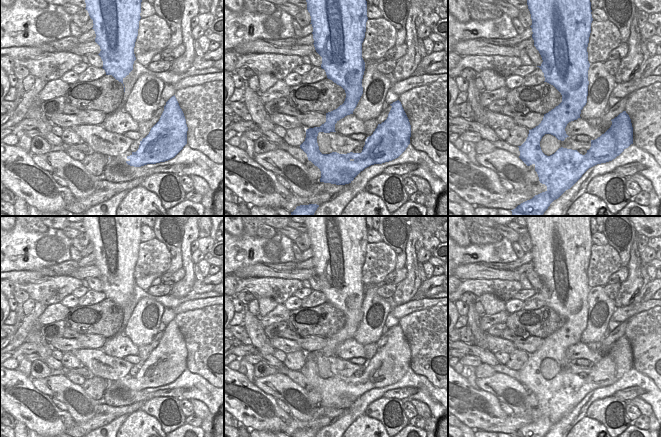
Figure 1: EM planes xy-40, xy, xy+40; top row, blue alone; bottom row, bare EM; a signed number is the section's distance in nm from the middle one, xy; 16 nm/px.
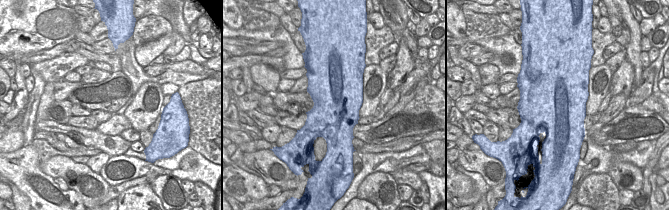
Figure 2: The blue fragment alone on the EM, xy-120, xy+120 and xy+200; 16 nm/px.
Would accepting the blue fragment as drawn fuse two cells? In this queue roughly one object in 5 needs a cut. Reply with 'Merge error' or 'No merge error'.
No merge error.

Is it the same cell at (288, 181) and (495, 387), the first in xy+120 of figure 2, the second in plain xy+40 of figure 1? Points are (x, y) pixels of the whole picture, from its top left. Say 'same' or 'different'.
same

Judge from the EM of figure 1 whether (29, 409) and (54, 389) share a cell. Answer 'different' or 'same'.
different

